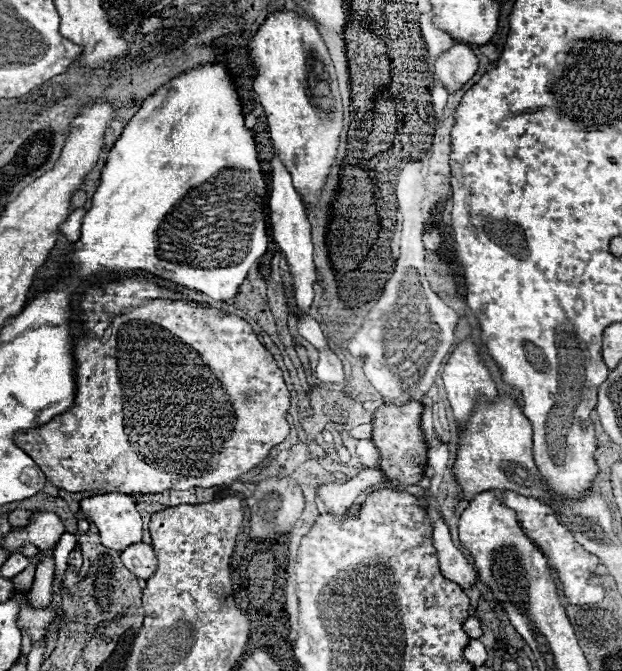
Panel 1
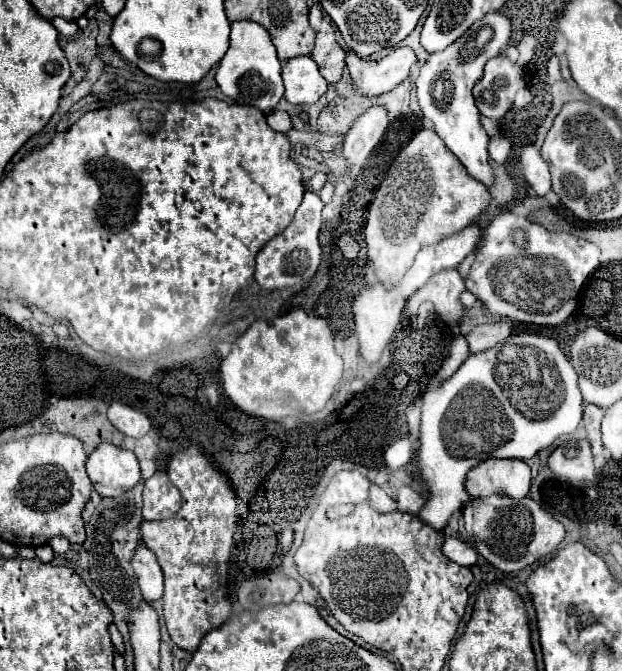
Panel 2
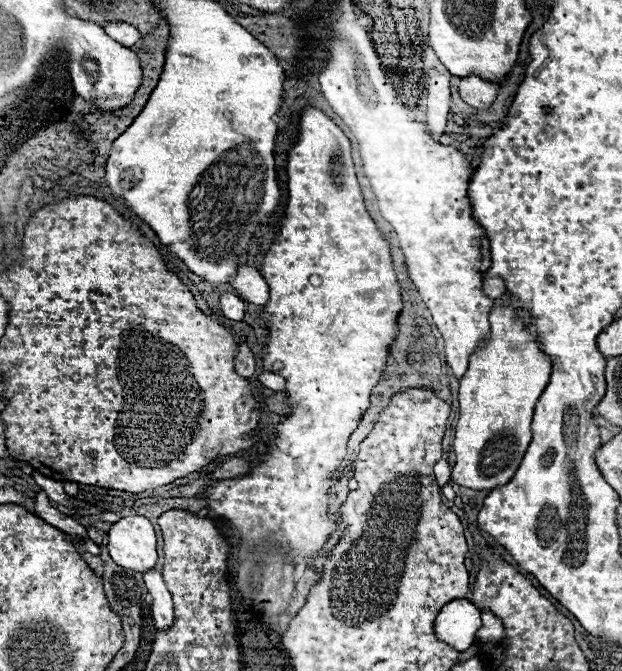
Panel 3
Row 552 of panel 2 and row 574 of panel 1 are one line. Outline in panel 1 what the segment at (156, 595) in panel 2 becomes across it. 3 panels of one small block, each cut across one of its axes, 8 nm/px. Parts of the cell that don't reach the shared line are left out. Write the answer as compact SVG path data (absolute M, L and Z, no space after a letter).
M138 542L134 546L128 546L122 552L122 562L140 580L150 578L154 574L154 570L156 570L156 564L158 564L152 546L150 544L144 544L144 542Z

